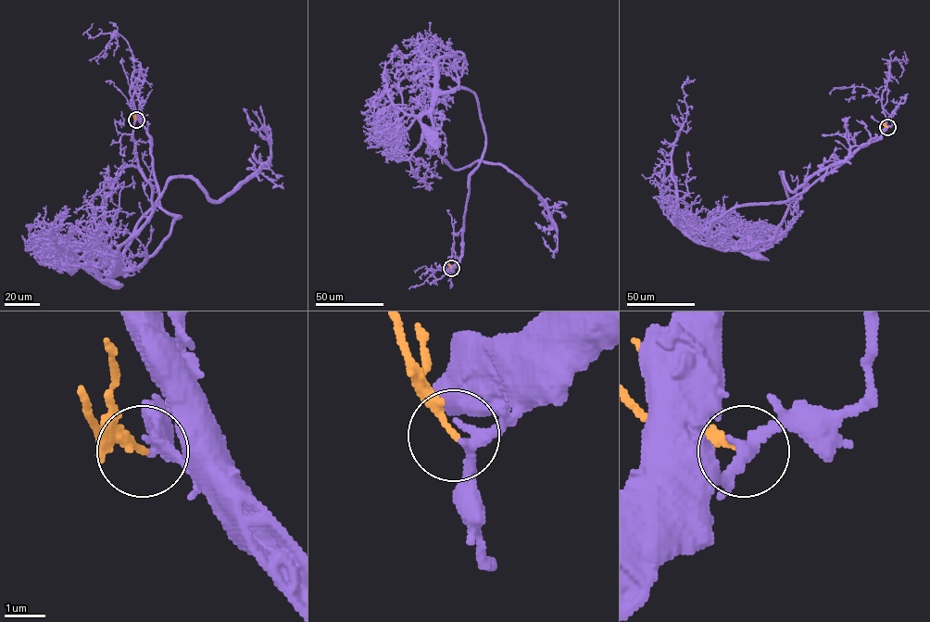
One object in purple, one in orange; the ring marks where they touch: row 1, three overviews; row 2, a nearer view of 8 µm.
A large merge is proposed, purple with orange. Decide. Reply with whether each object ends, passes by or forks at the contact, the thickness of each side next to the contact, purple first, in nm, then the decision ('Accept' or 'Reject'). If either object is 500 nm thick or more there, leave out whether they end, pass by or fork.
At the ring purple passes by. At the ring orange ends. Thickness 240 nm (purple) against 180 nm. Accept

